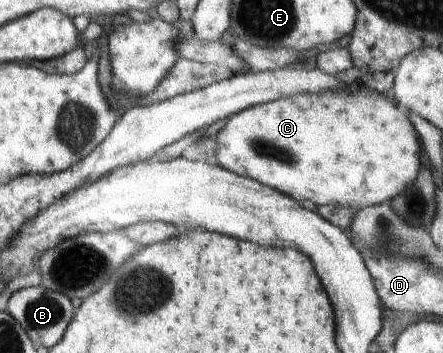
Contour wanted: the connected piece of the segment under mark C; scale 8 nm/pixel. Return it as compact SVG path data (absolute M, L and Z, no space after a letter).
M360 82L352 83L345 91L326 91L325 93L296 93L292 96L283 96L276 100L254 105L242 112L232 115L224 124L224 127L214 138L217 140L216 157L219 165L234 174L254 179L268 185L272 189L278 189L296 201L308 200L316 206L332 205L350 207L354 211L371 207L382 203L389 203L395 196L403 193L414 185L424 168L425 150L422 140L415 126L411 123L409 113L399 106L395 106L387 100L382 93L371 88L366 88Z

